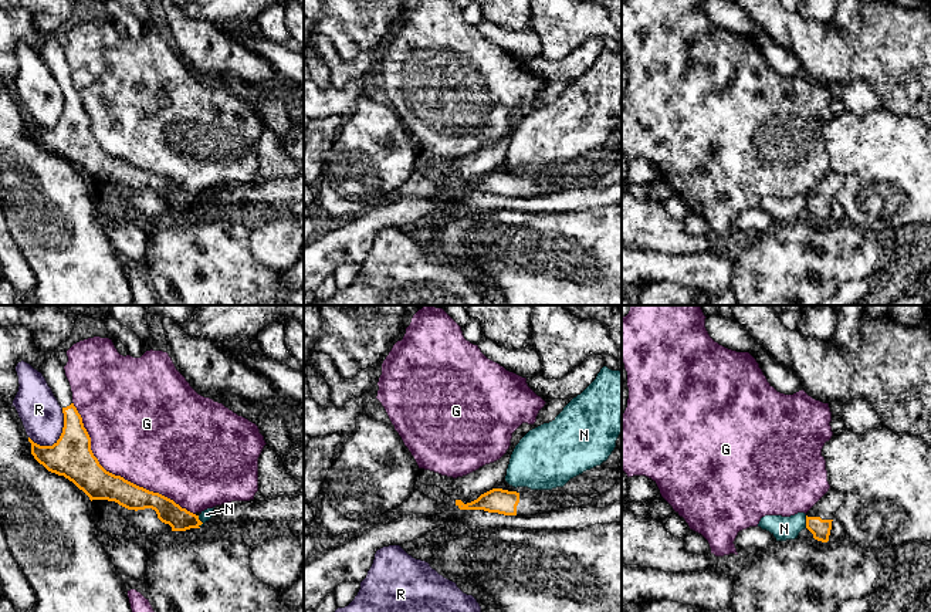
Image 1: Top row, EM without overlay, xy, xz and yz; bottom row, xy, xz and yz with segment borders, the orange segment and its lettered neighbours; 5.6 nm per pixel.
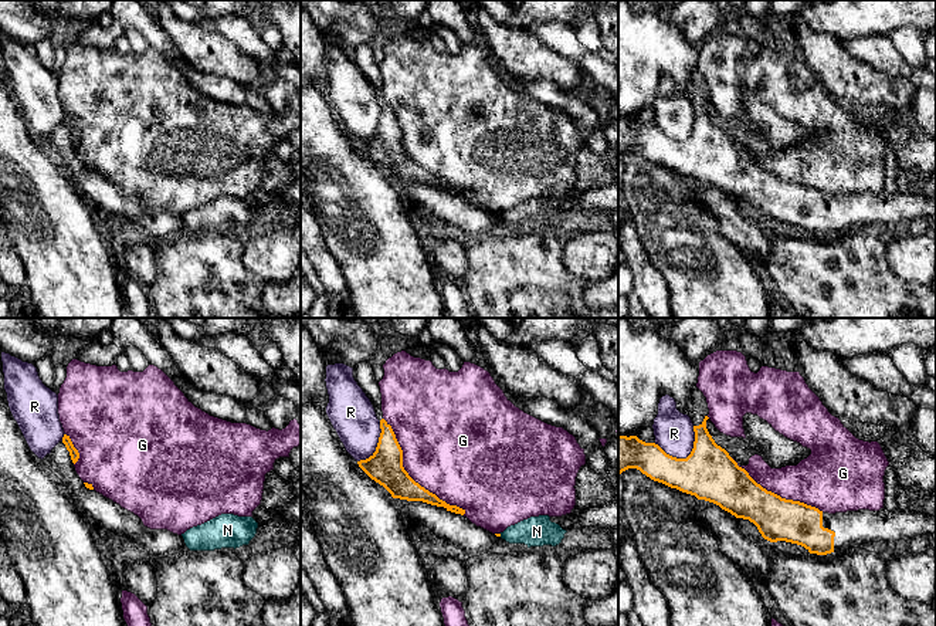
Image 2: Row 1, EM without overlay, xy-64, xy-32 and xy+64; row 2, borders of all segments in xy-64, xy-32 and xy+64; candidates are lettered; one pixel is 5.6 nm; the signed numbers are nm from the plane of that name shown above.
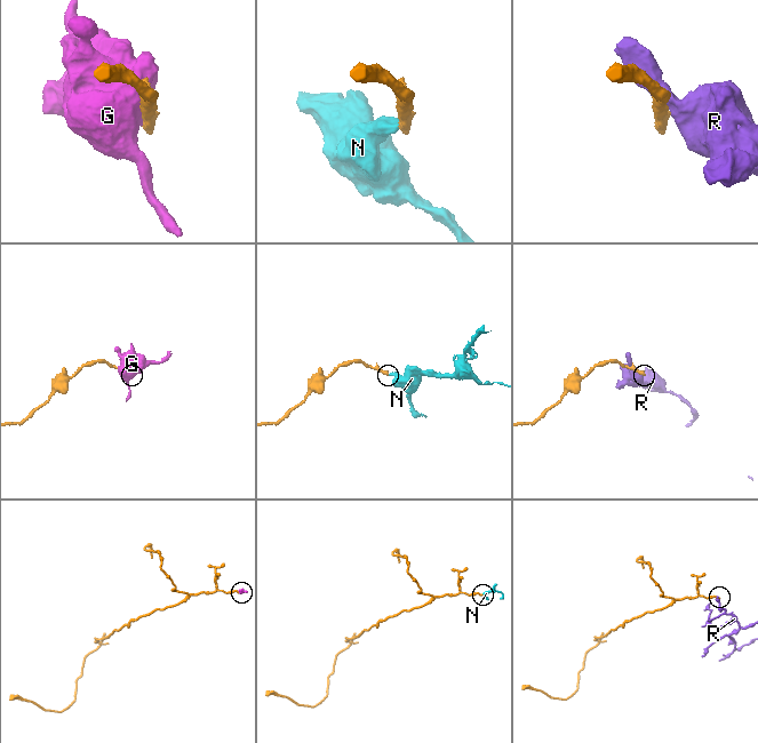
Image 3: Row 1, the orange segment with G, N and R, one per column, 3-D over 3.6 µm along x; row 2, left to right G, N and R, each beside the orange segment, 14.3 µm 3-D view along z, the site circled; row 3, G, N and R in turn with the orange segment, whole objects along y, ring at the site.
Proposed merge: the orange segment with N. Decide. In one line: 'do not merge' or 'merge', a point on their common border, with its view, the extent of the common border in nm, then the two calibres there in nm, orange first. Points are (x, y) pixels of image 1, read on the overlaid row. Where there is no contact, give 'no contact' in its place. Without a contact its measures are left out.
do not merge | xy (200, 521) | 70 nm | 130/60 nm

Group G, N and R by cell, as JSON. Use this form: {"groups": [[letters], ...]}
{"groups": [["G"], ["N"], ["R"]]}

